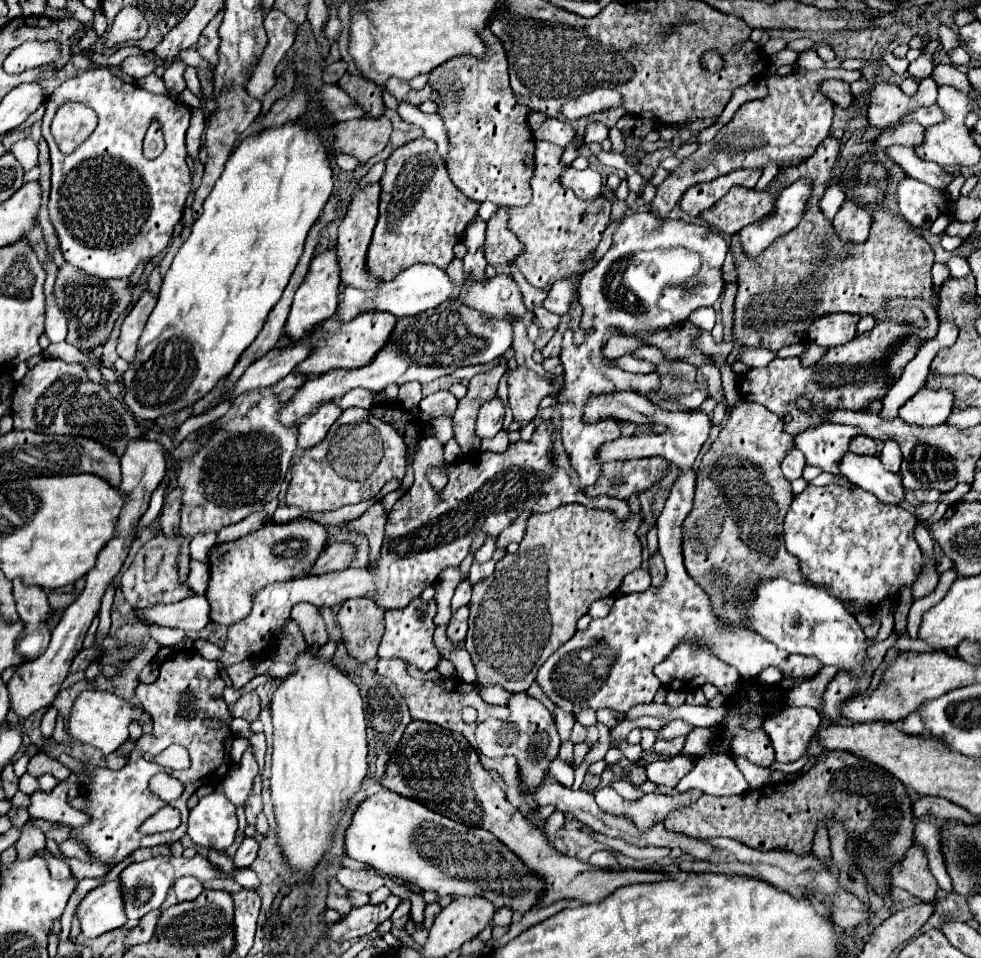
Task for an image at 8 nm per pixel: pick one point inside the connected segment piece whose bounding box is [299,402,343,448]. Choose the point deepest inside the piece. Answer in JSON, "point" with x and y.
{"point":[312,430]}

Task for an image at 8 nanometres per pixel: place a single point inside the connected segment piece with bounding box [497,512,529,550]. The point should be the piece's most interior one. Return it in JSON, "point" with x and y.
{"point":[514,533]}

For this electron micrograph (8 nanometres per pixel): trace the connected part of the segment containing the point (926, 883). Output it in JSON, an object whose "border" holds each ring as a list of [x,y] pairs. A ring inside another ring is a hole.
{"border":[[[911,846],[905,852],[903,864],[899,872],[891,871],[889,875],[890,887],[905,888],[913,896],[921,898],[923,902],[937,902],[937,882],[927,870],[927,858],[921,848]]]}

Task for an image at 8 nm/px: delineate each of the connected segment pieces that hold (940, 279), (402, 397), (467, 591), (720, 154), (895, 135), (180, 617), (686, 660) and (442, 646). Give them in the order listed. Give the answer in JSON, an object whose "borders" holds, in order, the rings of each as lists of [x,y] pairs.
{"borders":[[[[935,262],[933,264],[933,284],[935,286],[941,286],[945,280],[949,280],[951,278],[951,274],[949,274],[949,268],[945,266],[945,264],[941,264],[941,262]]],[[[407,382],[403,386],[399,386],[399,404],[405,408],[405,410],[411,410],[411,408],[417,408],[419,406],[419,400],[423,398],[421,394],[421,384],[419,382]]],[[[463,580],[463,582],[459,584],[459,588],[455,590],[455,596],[453,596],[453,600],[451,600],[451,608],[457,610],[459,606],[469,604],[469,598],[471,598],[471,584],[469,584],[469,580]]],[[[795,70],[789,76],[773,74],[767,78],[767,96],[761,100],[745,102],[733,116],[733,120],[723,126],[717,136],[701,144],[697,152],[687,156],[679,168],[675,168],[669,178],[659,186],[657,196],[651,202],[651,214],[659,216],[661,220],[673,210],[679,202],[681,194],[699,182],[711,182],[721,174],[739,170],[739,168],[759,168],[763,170],[769,162],[777,162],[777,166],[797,166],[803,160],[815,154],[815,148],[827,138],[827,130],[831,128],[831,114],[833,104],[827,96],[819,92],[819,82],[827,78],[839,78],[843,82],[853,82],[861,76],[859,70]]],[[[909,122],[909,124],[901,124],[897,130],[893,132],[885,132],[881,134],[875,142],[873,148],[887,148],[891,144],[903,144],[903,146],[915,146],[923,140],[923,126],[917,122]]],[[[193,594],[175,604],[151,606],[151,608],[139,610],[137,618],[159,624],[159,626],[181,628],[185,632],[197,632],[209,622],[209,612],[211,612],[211,604],[207,604],[207,596]]],[[[687,640],[679,644],[679,648],[675,648],[675,652],[671,652],[667,660],[655,666],[655,676],[661,680],[661,684],[667,690],[685,692],[685,690],[695,690],[709,682],[709,684],[715,684],[723,696],[731,696],[741,678],[735,668],[731,668],[729,664],[723,664],[723,660],[719,660],[713,652],[707,652],[707,648],[699,648],[699,644],[687,644]]],[[[441,626],[441,628],[435,630],[435,646],[437,646],[439,650],[445,650],[445,652],[451,652],[451,650],[463,650],[465,644],[451,644],[451,640],[447,640],[445,628],[447,628],[447,626]]]]}

